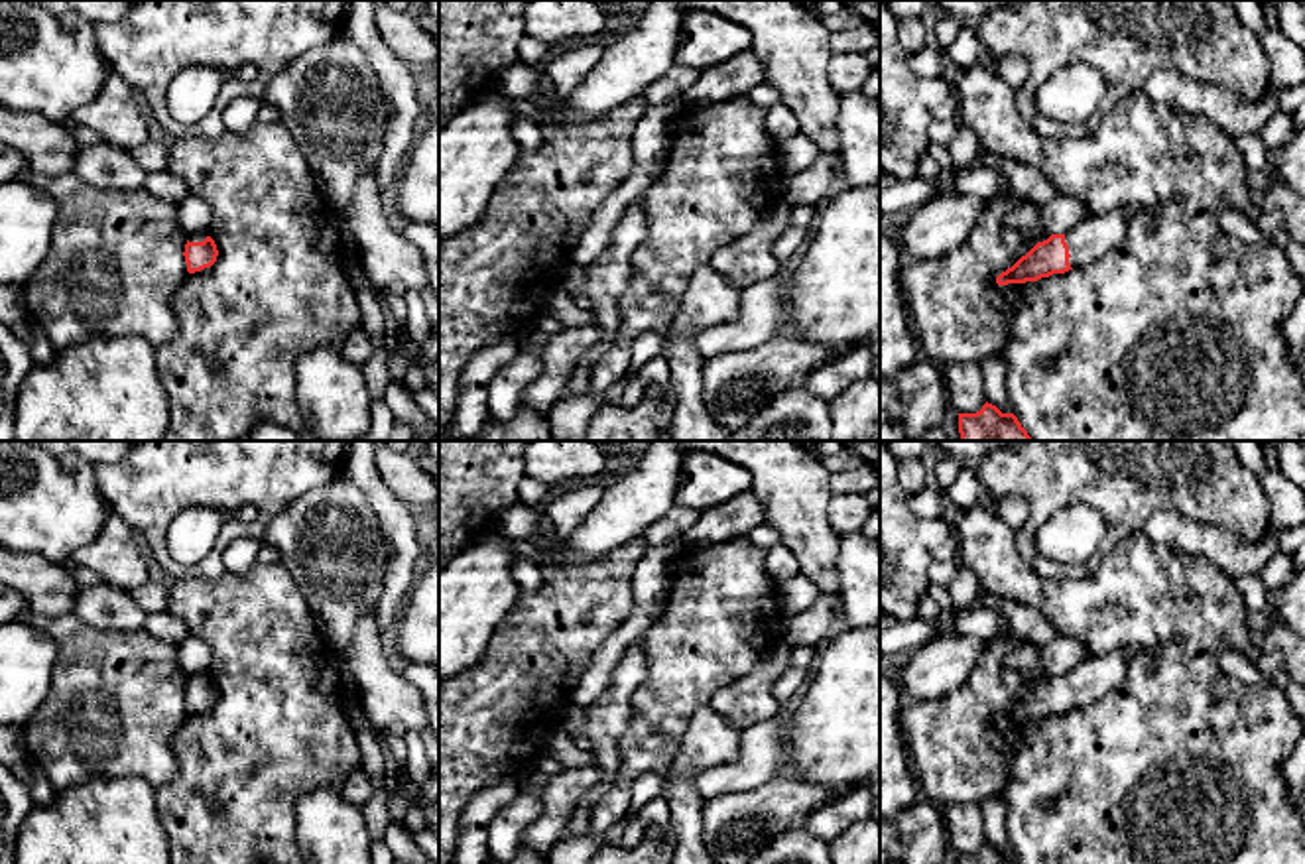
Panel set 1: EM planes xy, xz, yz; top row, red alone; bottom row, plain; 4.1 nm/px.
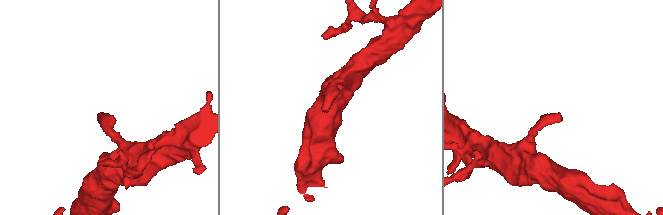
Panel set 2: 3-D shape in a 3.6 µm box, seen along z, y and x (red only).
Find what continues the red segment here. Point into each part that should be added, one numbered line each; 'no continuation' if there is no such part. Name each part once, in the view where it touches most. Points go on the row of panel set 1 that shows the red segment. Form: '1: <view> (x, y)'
1: yz (1097, 235)

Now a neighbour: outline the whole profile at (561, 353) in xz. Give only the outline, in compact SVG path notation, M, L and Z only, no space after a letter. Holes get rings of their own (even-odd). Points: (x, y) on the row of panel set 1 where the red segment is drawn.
M563 325L561 331L537 350L543 360L543 370L526 386L522 403L547 415L563 400L571 374L583 356L600 340L602 331L598 325Z

